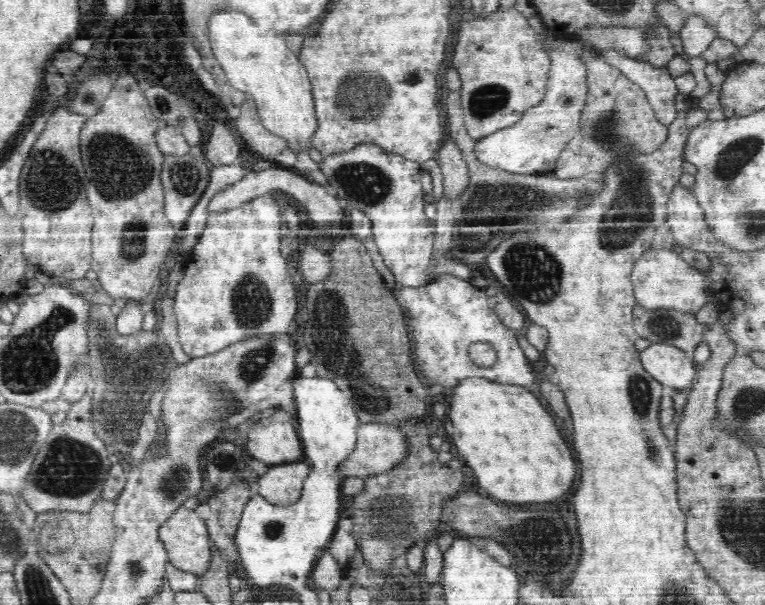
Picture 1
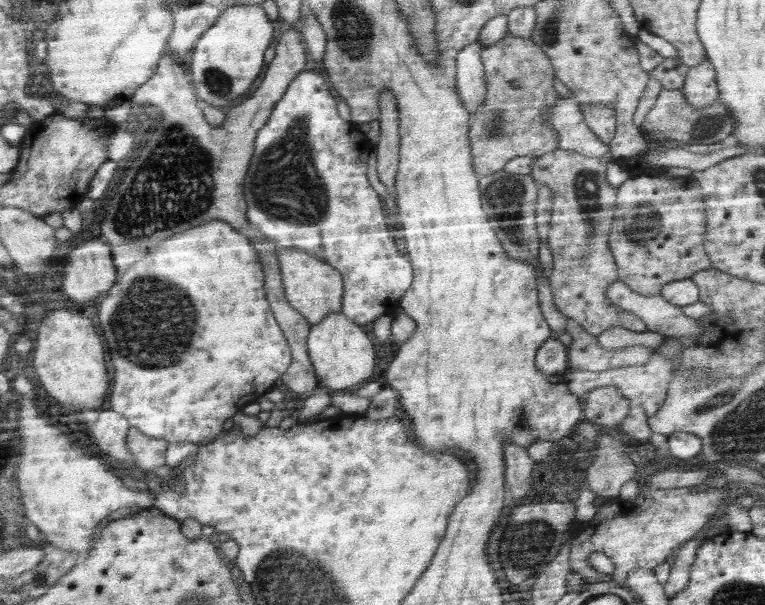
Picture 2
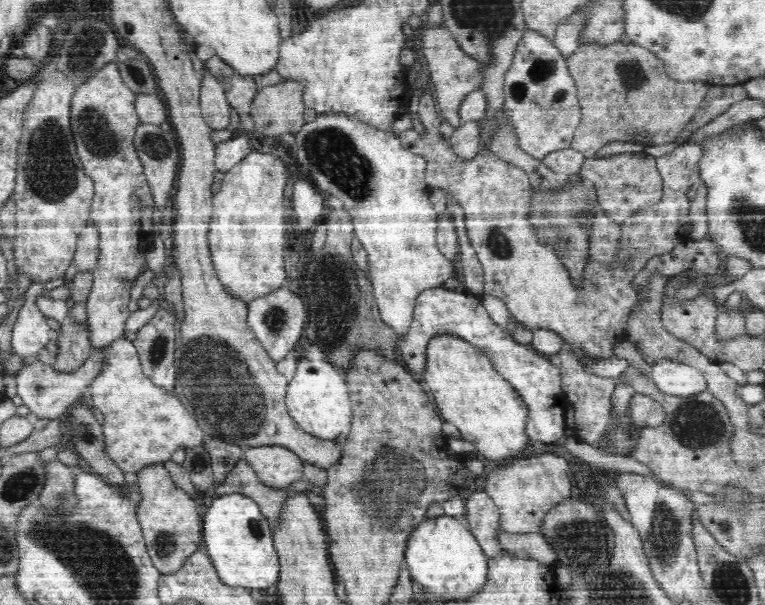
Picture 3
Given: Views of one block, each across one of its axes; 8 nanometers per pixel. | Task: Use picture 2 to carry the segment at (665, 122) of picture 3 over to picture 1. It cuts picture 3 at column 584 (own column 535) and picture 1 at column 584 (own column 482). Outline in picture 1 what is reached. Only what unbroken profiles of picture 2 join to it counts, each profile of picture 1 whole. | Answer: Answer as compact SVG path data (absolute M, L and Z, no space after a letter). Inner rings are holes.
M582 51L580 58L586 67L588 92L578 132L558 157L553 172L554 177L563 181L572 181L602 171L616 160L616 156L626 156L628 152L646 152L652 155L668 137L668 127L654 116L646 92L640 86L608 63L602 52Z

